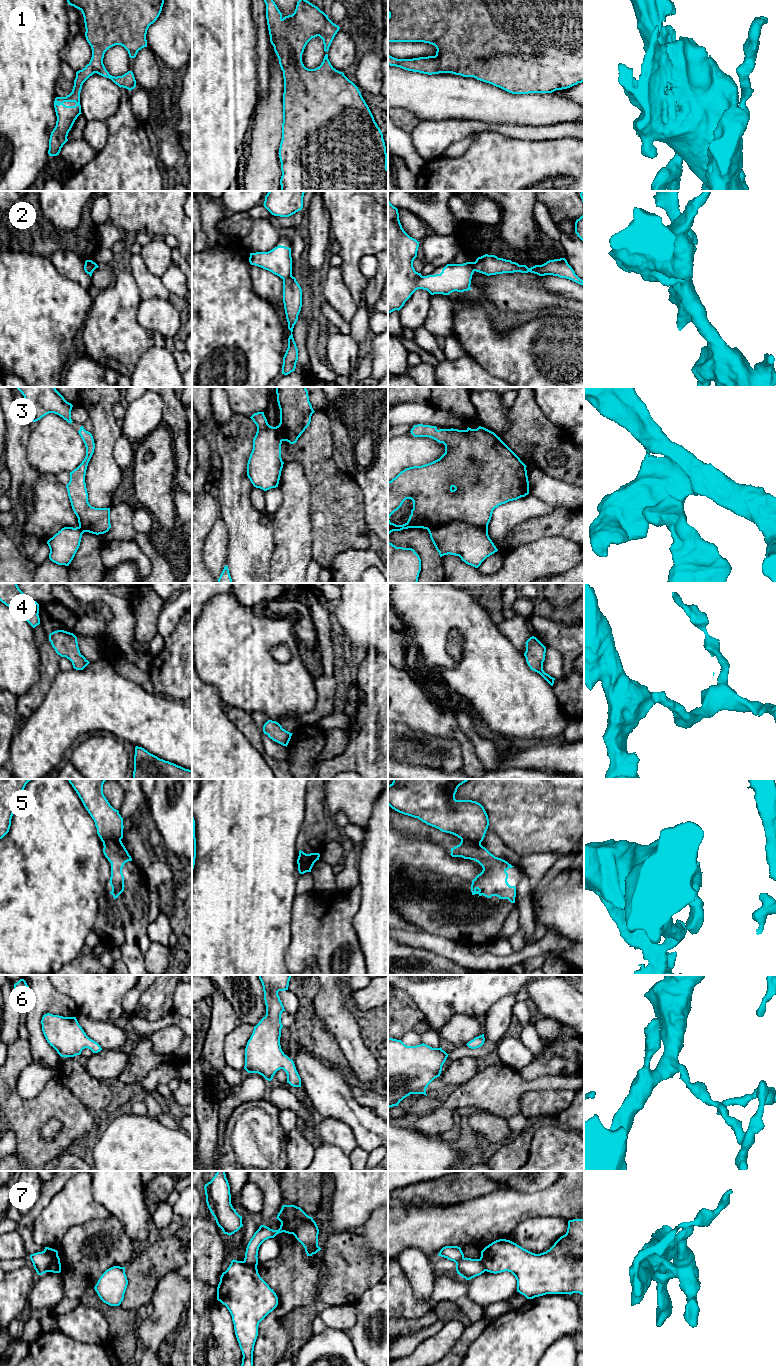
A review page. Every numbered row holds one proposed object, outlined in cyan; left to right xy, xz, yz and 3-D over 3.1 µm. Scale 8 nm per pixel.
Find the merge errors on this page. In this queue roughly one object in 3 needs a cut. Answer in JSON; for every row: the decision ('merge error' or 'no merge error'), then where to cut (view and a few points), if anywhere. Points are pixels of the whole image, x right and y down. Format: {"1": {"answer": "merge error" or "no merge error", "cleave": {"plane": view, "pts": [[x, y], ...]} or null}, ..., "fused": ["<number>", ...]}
{"1": {"answer": "no merge error", "cleave": null}, "2": {"answer": "merge error", "cleave": {"plane": "xz", "pts": [[291, 275], [283, 280]]}}, "3": {"answer": "merge error", "cleave": {"plane": "yz", "pts": [[487, 526], [476, 526], [461, 520], [452, 520], [428, 530]]}}, "4": {"answer": "no merge error", "cleave": null}, "5": {"answer": "merge error", "cleave": {"plane": "yz", "pts": [[461, 838], [467, 838], [480, 844]]}}, "6": {"answer": "no merge error", "cleave": null}, "7": {"answer": "merge error", "cleave": {"plane": "xz", "pts": [[242, 1261], [256, 1267]]}}, "fused": ["2", "3", "5", "7"]}

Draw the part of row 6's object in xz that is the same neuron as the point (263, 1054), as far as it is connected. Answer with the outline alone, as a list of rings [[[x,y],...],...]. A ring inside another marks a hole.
[[[258,975],[263,986],[266,1015],[254,1026],[253,1033],[245,1048],[245,1066],[248,1073],[258,1073],[266,1080],[271,1081],[275,1073],[283,1069],[287,1074],[287,1083],[293,1087],[301,1087],[301,1078],[296,1070],[295,1064],[281,1049],[280,1037],[281,1014],[285,1011],[278,995],[279,991],[288,990],[289,981],[292,975]]]

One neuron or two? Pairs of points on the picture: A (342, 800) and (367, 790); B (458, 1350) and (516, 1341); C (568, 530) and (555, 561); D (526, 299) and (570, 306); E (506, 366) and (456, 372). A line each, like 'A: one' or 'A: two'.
A: one
B: two
C: two
D: one
E: two

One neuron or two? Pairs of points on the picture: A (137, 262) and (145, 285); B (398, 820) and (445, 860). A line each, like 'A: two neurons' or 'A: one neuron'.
A: one neuron
B: two neurons

